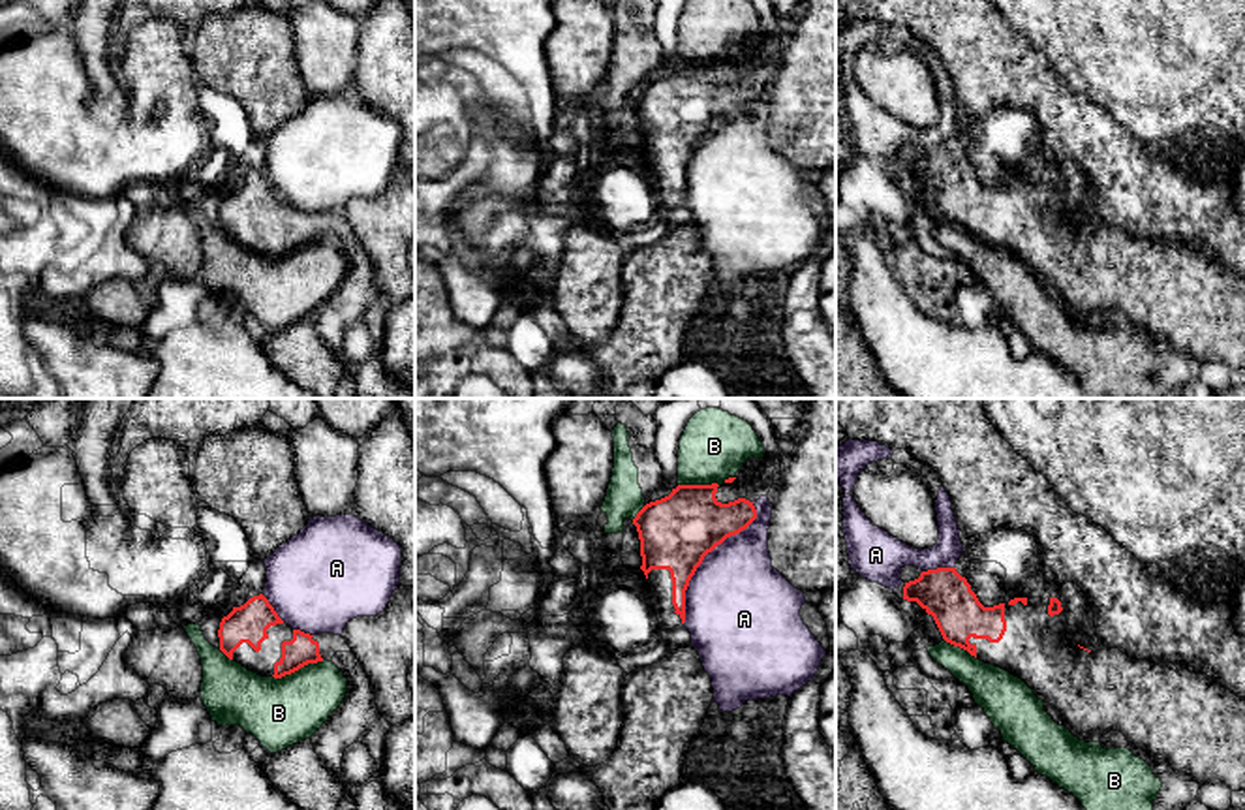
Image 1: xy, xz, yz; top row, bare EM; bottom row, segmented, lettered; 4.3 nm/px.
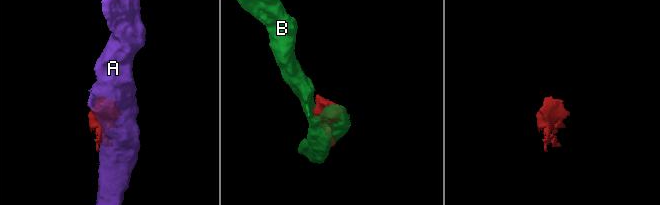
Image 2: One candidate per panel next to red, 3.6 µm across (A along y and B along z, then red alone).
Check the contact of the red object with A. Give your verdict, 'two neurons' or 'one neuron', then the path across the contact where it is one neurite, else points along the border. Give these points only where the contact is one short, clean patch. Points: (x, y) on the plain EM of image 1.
two neurons

